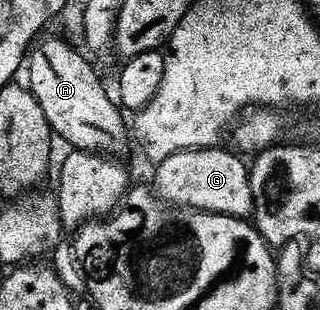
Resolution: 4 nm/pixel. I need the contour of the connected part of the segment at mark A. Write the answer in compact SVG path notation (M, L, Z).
M50 36L43 44L35 43L29 49L24 64L25 83L44 110L53 135L67 140L71 149L80 152L118 154L126 148L128 124L122 121L123 109L106 93L98 72L73 48Z

